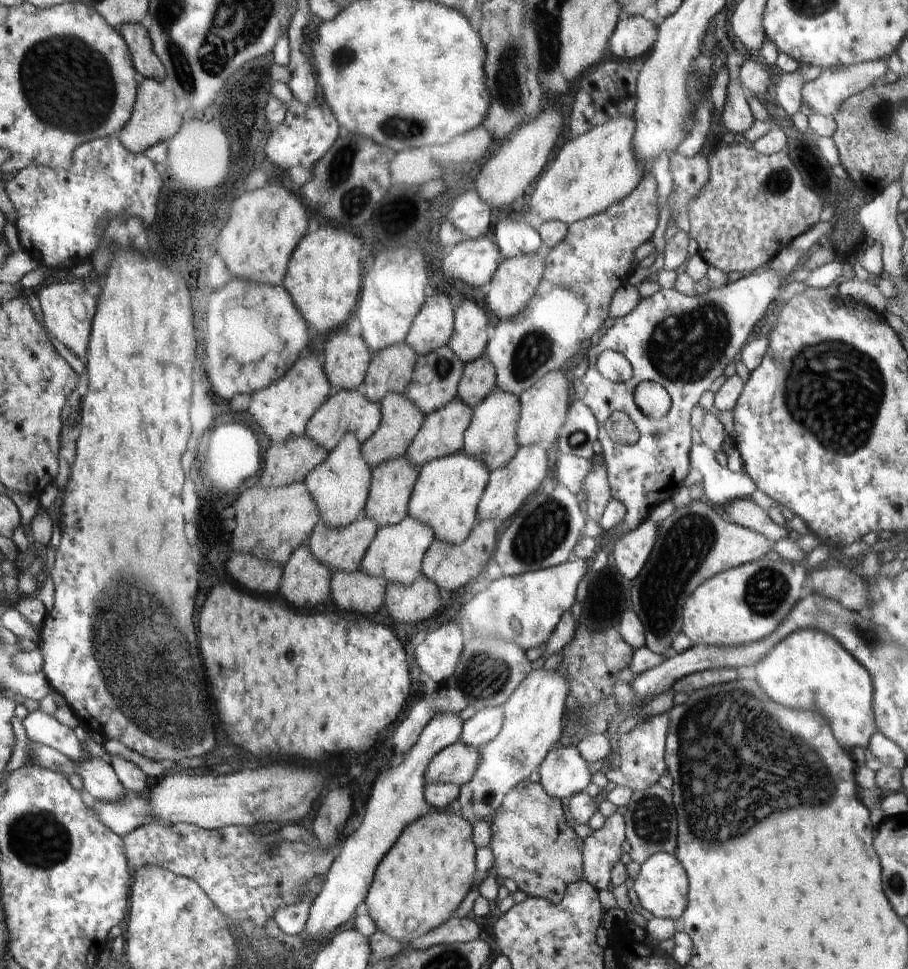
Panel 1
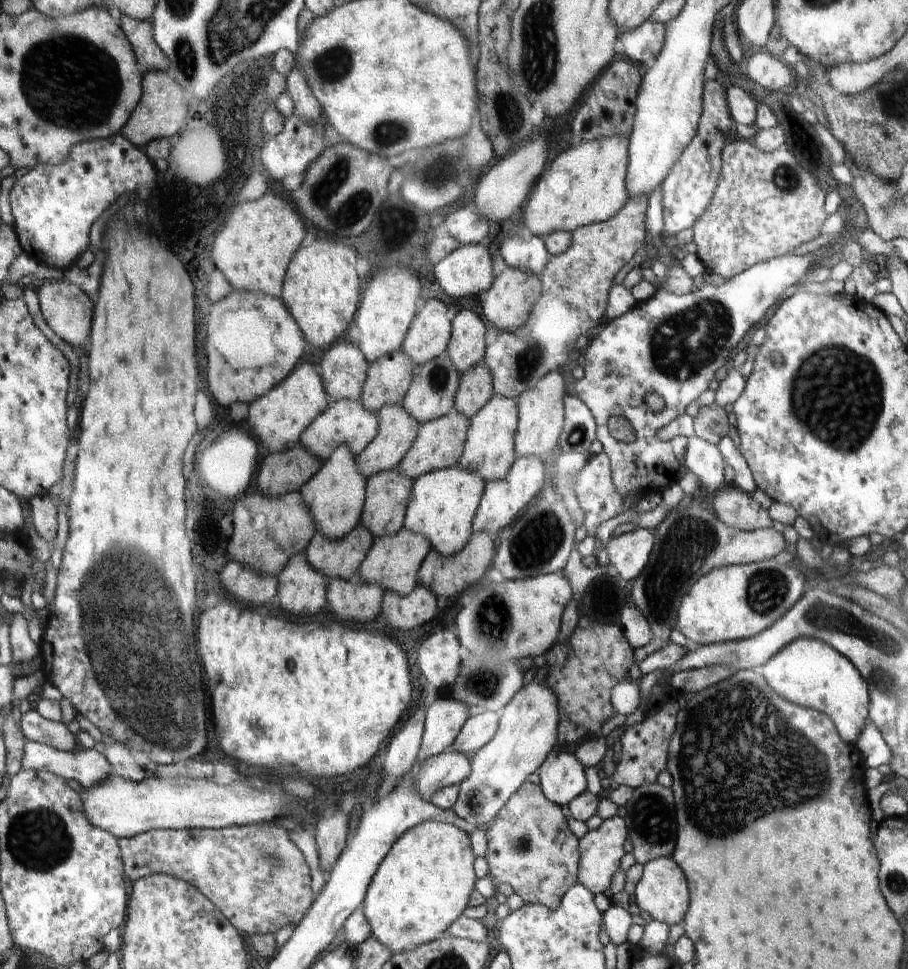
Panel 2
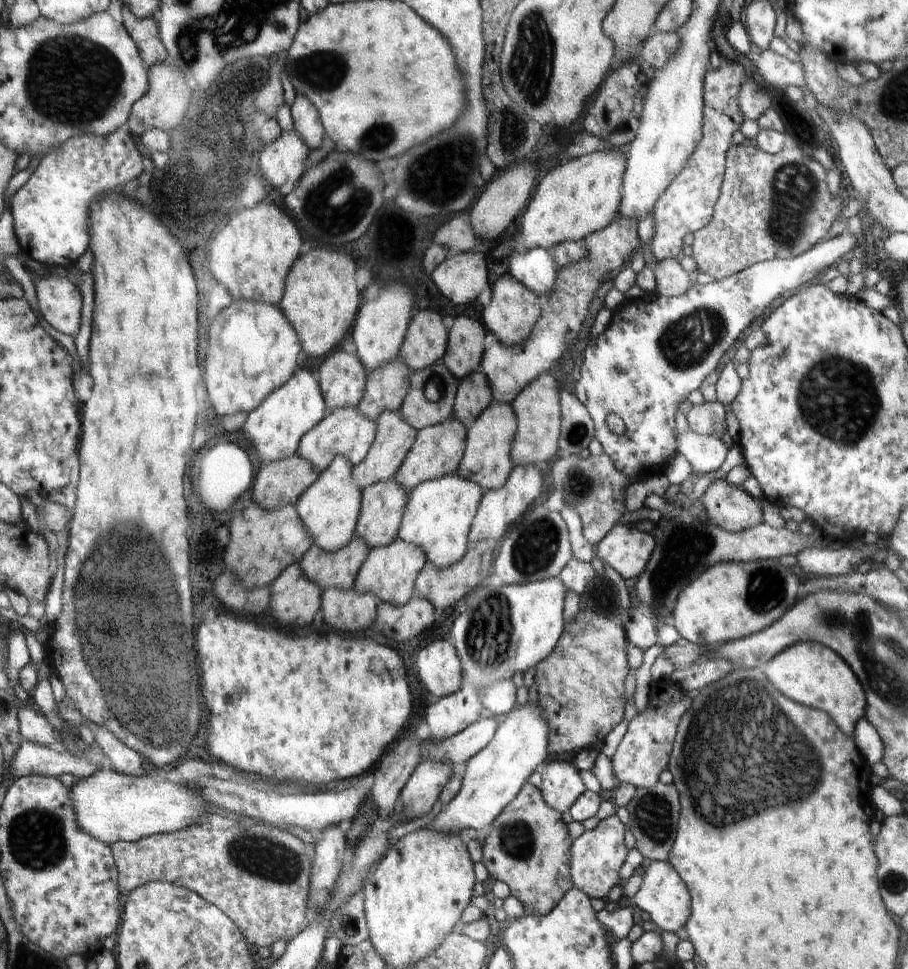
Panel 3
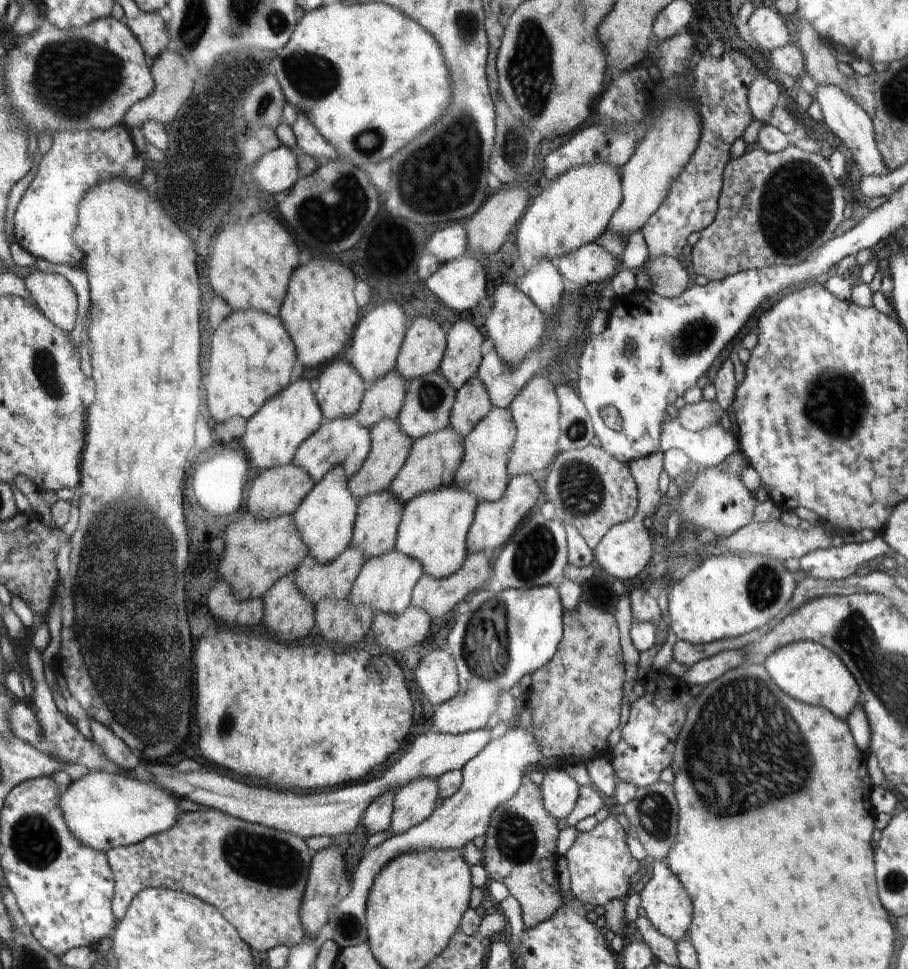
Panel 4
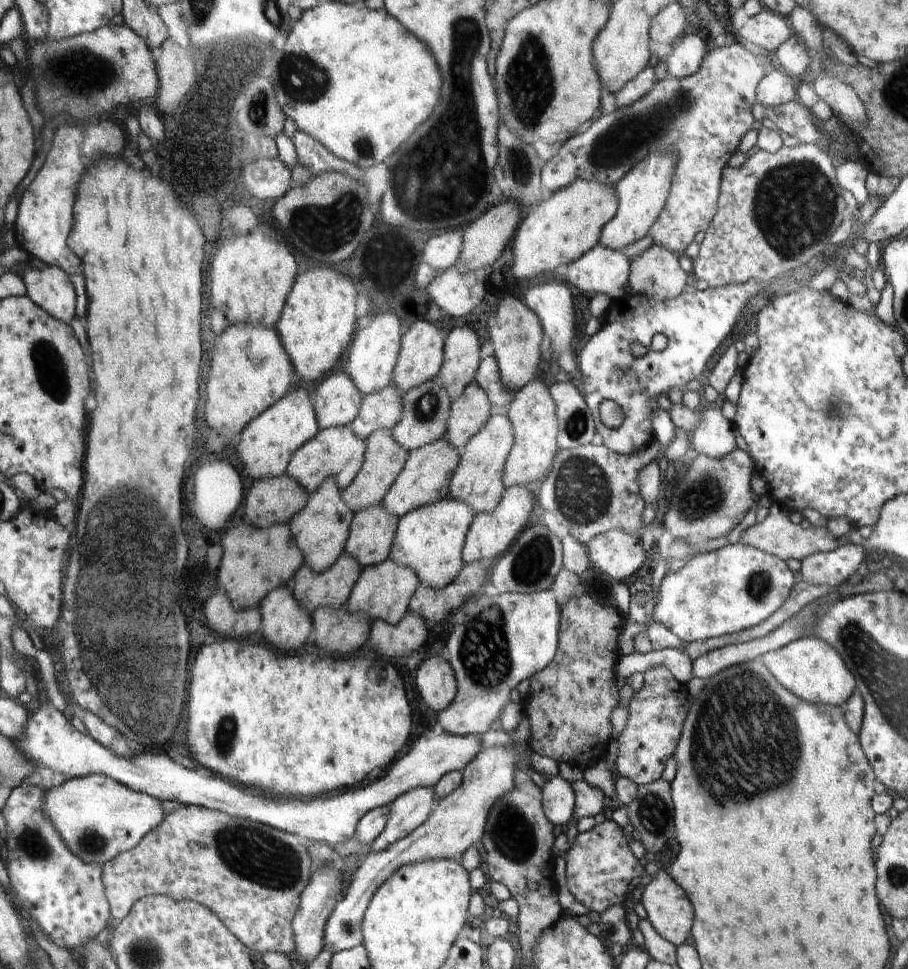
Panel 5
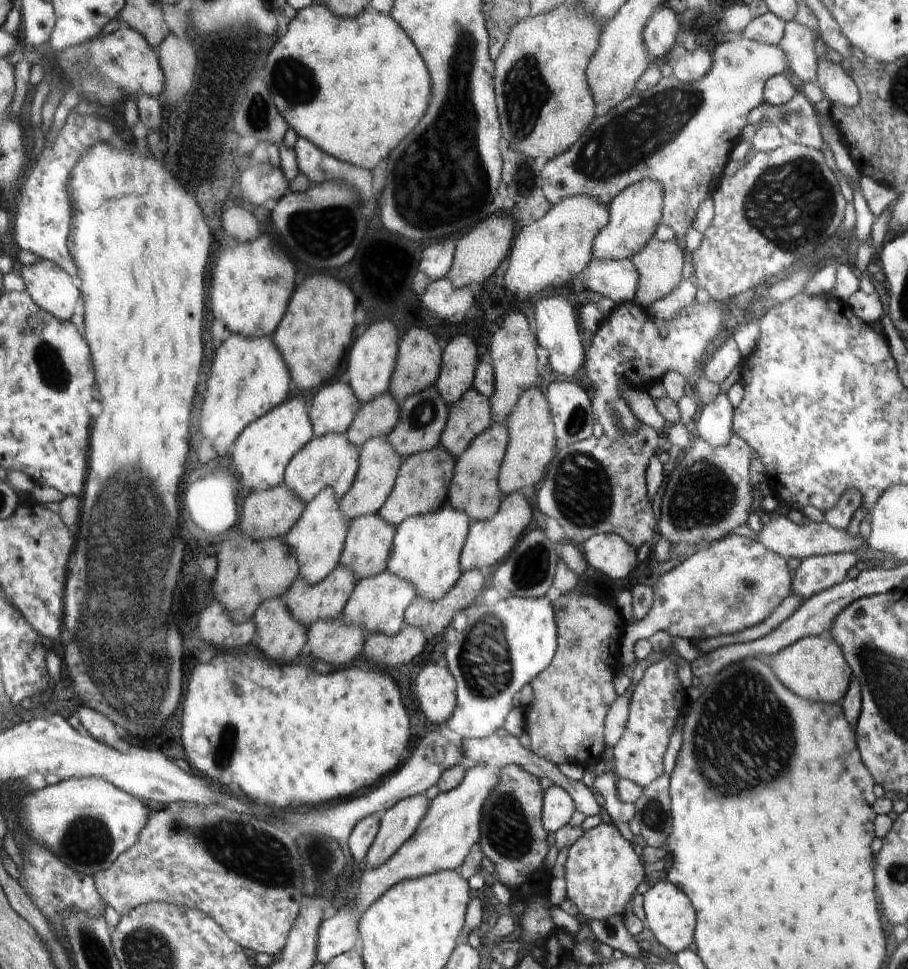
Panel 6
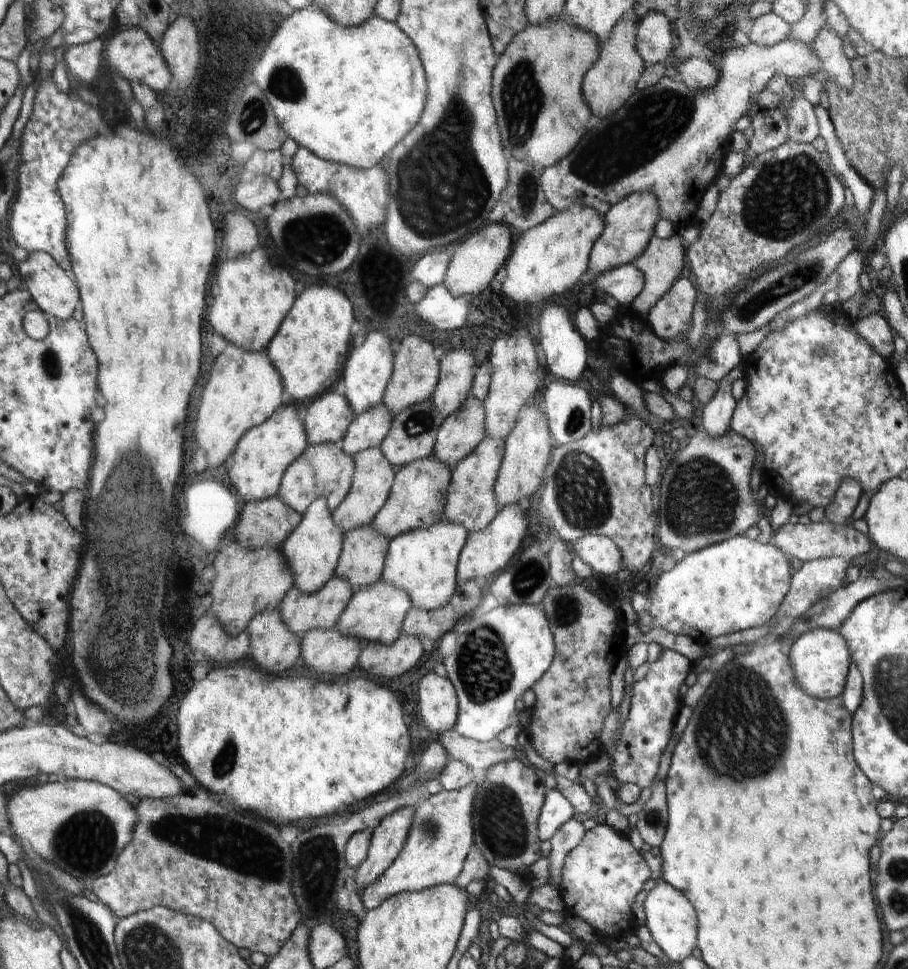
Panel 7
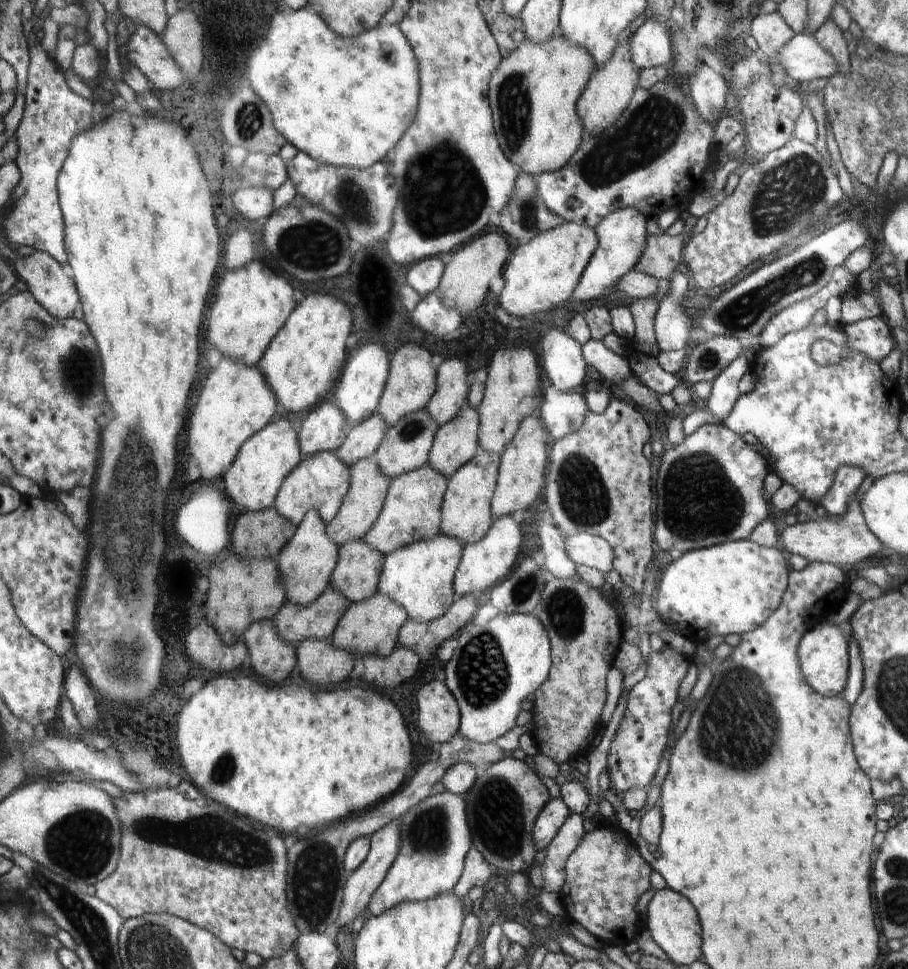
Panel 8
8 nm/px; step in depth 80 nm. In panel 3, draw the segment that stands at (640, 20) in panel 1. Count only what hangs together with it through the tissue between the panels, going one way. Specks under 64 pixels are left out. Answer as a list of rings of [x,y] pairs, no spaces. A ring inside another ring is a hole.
[[[677,32],[656,33],[643,42],[639,49],[640,58],[646,60],[645,66],[654,66],[656,70],[664,69],[681,46],[681,36]]]

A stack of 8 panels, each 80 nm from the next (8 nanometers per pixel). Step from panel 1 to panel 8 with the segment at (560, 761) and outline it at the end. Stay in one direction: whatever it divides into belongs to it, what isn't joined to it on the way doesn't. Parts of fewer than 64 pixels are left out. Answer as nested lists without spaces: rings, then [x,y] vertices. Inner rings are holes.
[[[550,799],[539,812],[533,826],[533,843],[537,852],[544,850],[569,817],[570,809],[559,799]]]

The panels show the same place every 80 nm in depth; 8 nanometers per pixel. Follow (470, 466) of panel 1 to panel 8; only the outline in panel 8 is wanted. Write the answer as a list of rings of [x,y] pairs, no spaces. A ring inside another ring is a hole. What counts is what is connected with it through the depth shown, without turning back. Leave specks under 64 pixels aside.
[[[440,532],[434,539],[423,539],[387,554],[380,575],[378,592],[403,606],[410,619],[433,621],[440,618],[455,601],[453,578],[458,568],[462,544]]]

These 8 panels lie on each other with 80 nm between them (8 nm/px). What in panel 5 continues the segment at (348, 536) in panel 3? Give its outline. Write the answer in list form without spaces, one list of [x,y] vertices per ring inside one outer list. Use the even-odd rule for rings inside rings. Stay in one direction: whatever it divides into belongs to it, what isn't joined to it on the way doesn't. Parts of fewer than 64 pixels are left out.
[[[330,477],[314,494],[310,495],[305,508],[290,520],[289,529],[304,555],[304,564],[308,565],[314,573],[326,573],[345,552],[345,542],[349,535],[353,513],[341,497],[341,490],[334,477]]]

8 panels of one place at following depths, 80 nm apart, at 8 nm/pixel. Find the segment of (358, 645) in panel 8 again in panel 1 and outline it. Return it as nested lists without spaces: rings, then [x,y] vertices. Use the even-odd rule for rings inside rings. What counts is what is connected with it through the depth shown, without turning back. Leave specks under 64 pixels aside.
[[[409,515],[397,525],[377,530],[361,562],[361,570],[373,577],[382,577],[387,583],[410,586],[421,579],[421,564],[428,548],[435,539],[432,529]]]

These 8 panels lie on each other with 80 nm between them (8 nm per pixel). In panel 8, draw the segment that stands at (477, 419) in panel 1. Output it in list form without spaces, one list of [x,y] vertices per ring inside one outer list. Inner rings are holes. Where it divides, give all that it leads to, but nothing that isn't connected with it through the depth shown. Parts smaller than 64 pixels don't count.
[[[482,449],[475,452],[448,480],[441,510],[441,532],[457,538],[462,546],[481,539],[493,523],[491,502],[497,483],[500,455]]]

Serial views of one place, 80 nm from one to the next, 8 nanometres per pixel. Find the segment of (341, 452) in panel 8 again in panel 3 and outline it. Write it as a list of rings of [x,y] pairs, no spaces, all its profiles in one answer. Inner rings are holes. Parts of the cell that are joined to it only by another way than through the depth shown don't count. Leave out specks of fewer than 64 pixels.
[[[400,358],[376,369],[368,376],[365,391],[356,410],[370,422],[385,411],[398,412],[409,389],[411,373]]]

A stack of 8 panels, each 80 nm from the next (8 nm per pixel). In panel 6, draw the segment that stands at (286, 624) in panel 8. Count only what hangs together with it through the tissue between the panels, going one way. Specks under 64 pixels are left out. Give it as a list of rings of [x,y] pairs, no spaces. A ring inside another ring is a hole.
[[[339,564],[328,577],[315,585],[309,585],[305,579],[298,576],[290,591],[284,594],[283,599],[286,600],[293,617],[299,623],[310,626],[313,622],[322,621],[323,619],[335,619],[340,616],[357,581],[349,568]]]

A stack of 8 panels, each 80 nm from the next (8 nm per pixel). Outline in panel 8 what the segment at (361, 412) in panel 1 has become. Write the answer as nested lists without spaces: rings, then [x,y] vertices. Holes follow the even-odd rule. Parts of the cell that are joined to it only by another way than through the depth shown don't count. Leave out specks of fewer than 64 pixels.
[[[328,451],[314,453],[304,457],[296,469],[286,477],[286,486],[282,494],[277,494],[278,506],[274,507],[282,516],[292,520],[298,526],[310,509],[320,512],[322,520],[328,525],[338,514],[338,509],[350,486],[349,468],[335,454]]]

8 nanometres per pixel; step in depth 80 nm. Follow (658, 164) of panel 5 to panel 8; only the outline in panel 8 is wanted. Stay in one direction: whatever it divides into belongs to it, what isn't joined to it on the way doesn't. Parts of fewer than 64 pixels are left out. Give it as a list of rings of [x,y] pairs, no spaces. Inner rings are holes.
[[[626,207],[606,215],[596,226],[595,233],[598,246],[592,253],[590,262],[586,265],[579,283],[576,285],[572,298],[579,302],[596,300],[602,296],[608,296],[617,288],[617,282],[637,265],[645,249],[646,222],[648,218],[635,207]]]

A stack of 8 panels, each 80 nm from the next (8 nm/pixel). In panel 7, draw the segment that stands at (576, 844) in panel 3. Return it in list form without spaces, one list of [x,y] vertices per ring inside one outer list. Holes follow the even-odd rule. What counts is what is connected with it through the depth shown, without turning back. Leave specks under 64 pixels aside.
[[[600,820],[595,828],[584,831],[582,842],[568,853],[562,876],[563,879],[558,889],[568,913],[579,916],[582,920],[588,922],[598,935],[604,935],[614,926],[620,928],[620,922],[630,924],[634,922],[632,904],[636,900],[636,895],[643,890],[646,880],[650,878],[650,869],[646,865],[644,857],[632,845],[625,833]]]

